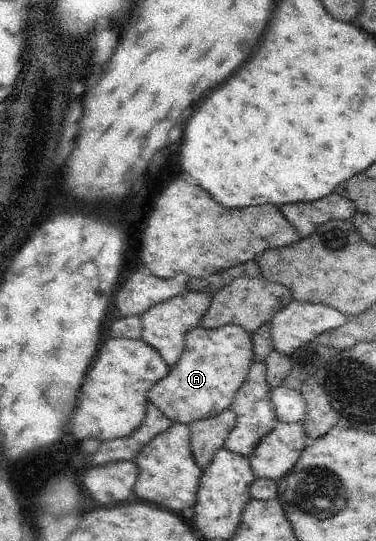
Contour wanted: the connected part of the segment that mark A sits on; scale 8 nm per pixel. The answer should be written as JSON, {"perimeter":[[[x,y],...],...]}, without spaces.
{"perimeter":[[[230,324],[217,330],[204,326],[194,328],[187,336],[185,355],[181,362],[173,367],[168,378],[164,378],[150,391],[149,398],[176,423],[193,425],[200,420],[212,419],[226,410],[230,410],[234,402],[237,401],[237,395],[241,393],[242,387],[249,381],[256,357],[255,339],[240,324]]]}

